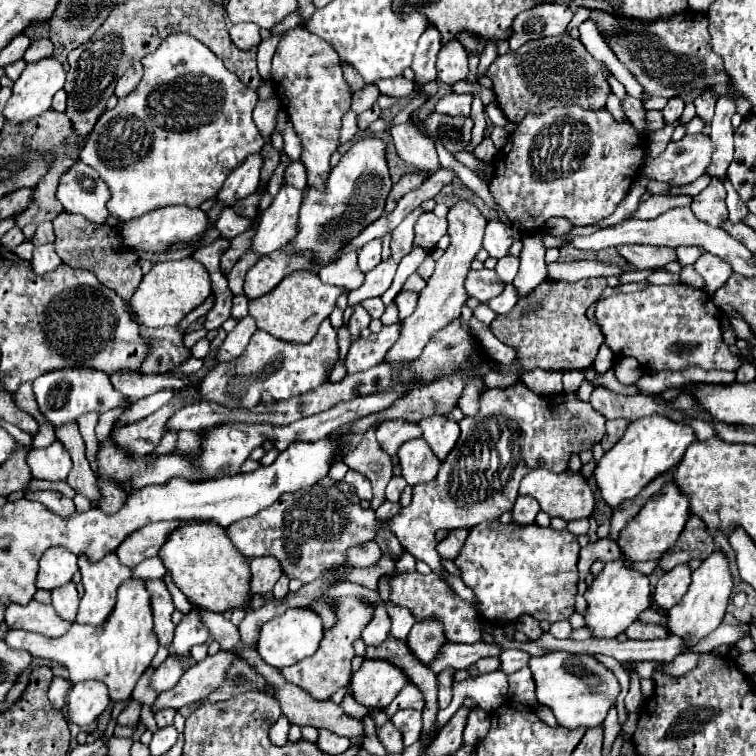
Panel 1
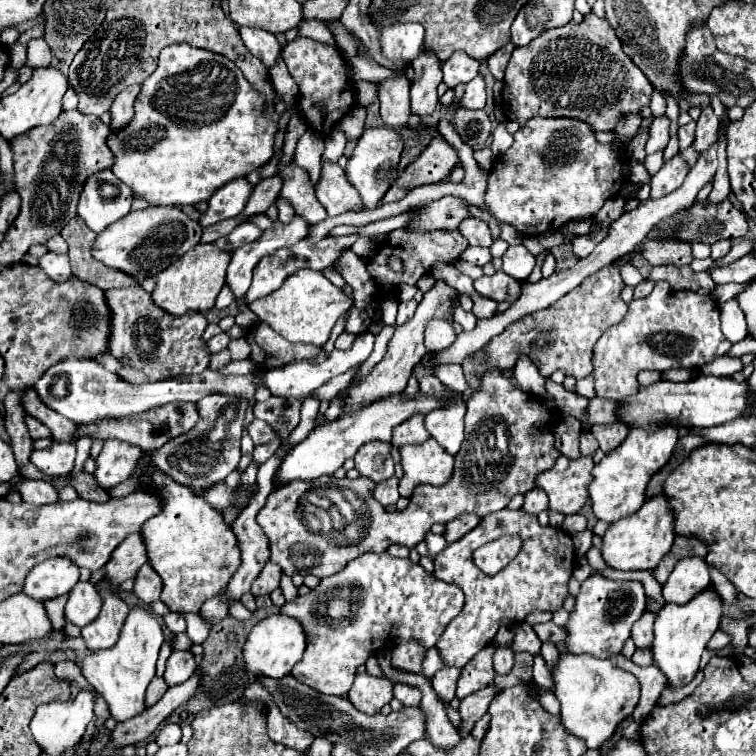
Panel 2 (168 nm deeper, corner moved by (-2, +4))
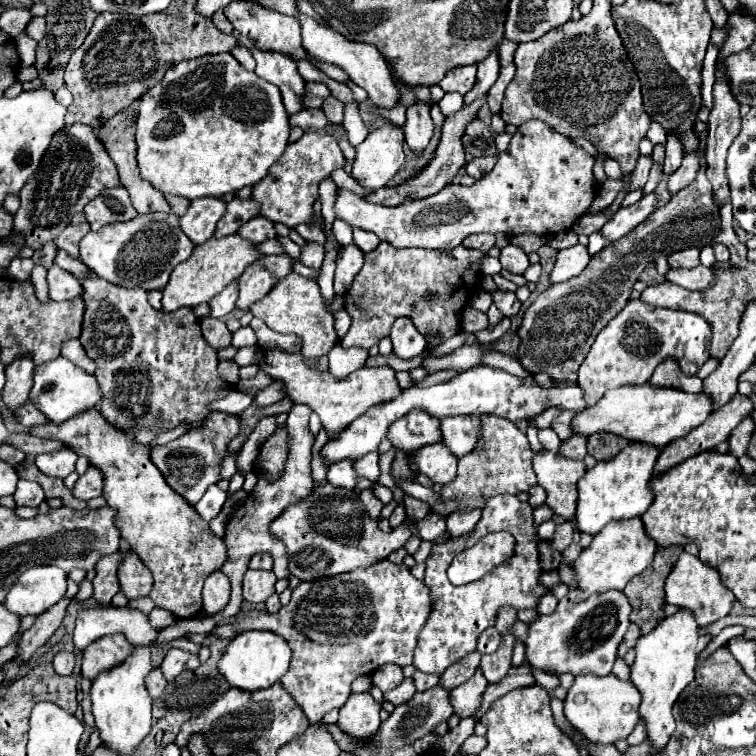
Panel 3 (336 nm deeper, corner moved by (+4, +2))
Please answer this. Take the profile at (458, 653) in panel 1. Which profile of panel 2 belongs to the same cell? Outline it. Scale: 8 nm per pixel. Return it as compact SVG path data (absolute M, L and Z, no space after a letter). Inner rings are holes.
M430 648L430 650L426 652L424 662L422 662L422 674L424 674L426 678L432 678L434 672L442 668L442 660L440 660L438 656L440 656L440 652L438 652L436 648Z

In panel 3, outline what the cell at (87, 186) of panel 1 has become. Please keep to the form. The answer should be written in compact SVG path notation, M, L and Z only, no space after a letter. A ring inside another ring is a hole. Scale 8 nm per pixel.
M106 188L102 190L94 200L90 200L84 208L86 220L90 222L90 228L102 228L104 224L110 222L120 222L120 220L132 220L138 212L134 210L130 196L126 188Z

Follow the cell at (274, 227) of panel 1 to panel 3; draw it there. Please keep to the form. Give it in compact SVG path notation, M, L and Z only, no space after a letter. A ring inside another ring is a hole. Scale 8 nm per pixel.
M238 278L232 280L232 284L228 284L228 286L210 302L212 316L214 316L214 318L226 316L230 310L234 310L236 300L238 300Z

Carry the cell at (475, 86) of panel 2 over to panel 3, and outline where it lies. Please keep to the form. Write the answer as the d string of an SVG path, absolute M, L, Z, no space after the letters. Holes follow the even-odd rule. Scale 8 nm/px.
M492 52L486 60L482 60L478 64L478 76L476 76L476 84L470 92L464 94L464 104L472 104L474 100L478 98L484 98L486 92L490 90L490 86L496 82L498 78L498 70L500 70L500 64L498 64L498 54Z

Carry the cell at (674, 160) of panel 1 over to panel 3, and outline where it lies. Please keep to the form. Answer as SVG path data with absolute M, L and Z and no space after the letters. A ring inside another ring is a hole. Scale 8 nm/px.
M650 192L650 194L644 194L636 204L626 206L626 208L620 208L620 210L614 214L614 218L602 226L604 238L606 238L608 242L620 240L620 238L626 236L630 230L634 230L640 222L644 222L644 220L656 210L656 204L658 204L656 192Z

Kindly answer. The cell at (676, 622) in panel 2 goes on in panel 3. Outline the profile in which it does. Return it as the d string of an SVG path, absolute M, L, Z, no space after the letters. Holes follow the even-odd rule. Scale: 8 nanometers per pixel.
M680 608L674 616L660 618L656 628L642 636L636 644L636 662L632 664L632 684L642 694L640 704L640 718L644 718L648 726L648 740L652 742L654 750L664 748L674 732L674 716L672 706L678 700L680 692L694 680L694 666L696 666L696 642L698 642L698 622L696 616Z

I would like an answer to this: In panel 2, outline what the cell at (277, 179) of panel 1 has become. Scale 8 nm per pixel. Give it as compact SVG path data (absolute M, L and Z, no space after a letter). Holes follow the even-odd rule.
M278 197L276 200L276 206L279 210L278 219L283 223L289 223L295 214L291 204L287 200Z

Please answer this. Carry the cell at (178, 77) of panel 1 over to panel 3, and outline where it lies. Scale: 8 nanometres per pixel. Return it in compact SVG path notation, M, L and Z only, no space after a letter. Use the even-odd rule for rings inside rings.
M228 52L176 62L168 68L160 84L140 96L136 112L136 160L140 178L148 180L164 196L172 194L188 200L224 196L244 186L258 184L268 168L282 156L290 134L280 90L254 72L244 70Z

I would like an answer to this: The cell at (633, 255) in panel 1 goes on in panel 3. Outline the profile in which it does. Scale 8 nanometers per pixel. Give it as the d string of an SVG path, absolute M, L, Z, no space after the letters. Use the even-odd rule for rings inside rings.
M696 248L680 250L680 252L668 256L668 264L670 264L670 268L694 268L700 264L698 254L700 254L700 250L696 250Z

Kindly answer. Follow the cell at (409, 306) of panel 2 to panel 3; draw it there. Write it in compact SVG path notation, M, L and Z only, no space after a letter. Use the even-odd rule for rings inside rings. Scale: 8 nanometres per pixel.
M402 316L394 322L390 338L394 344L394 354L398 358L414 358L426 350L426 338L416 330L414 322L408 316Z

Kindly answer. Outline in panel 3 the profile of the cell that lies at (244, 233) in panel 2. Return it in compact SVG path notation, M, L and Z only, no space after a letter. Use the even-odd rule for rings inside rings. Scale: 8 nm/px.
M256 216L252 218L252 222L246 222L240 226L238 234L244 238L244 240L252 240L252 242L266 242L270 238L276 236L276 230L274 230L274 222L266 220L264 216Z

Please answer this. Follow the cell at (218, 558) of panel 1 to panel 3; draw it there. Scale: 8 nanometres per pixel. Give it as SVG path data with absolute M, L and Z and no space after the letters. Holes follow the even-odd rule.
M86 412L84 416L76 416L76 420L68 420L68 424L44 424L30 430L30 434L40 438L54 438L64 440L76 454L86 456L88 462L102 470L104 474L104 498L108 506L118 510L118 530L122 534L122 540L126 546L140 556L144 566L154 576L154 588L150 592L150 598L154 600L156 608L172 612L176 618L192 618L202 610L202 584L204 580L214 572L220 570L226 562L226 544L222 538L218 538L208 522L190 506L180 494L176 494L160 474L160 470L150 460L150 450L142 444L136 444L134 440L128 440L122 432L114 430L112 424L108 424L100 412Z

